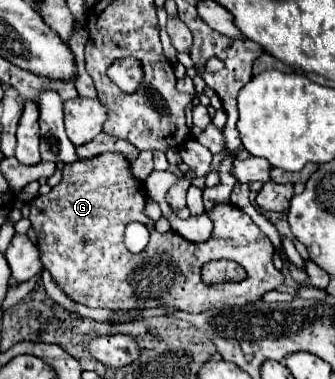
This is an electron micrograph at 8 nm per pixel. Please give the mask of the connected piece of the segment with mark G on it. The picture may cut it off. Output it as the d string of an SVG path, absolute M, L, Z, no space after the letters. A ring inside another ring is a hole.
M100 153L92 159L82 159L68 163L62 171L62 181L52 187L48 195L38 195L30 205L30 223L36 233L36 243L40 249L40 261L58 287L76 303L86 307L104 307L104 309L134 309L134 307L172 307L188 313L200 313L212 307L224 305L250 305L260 301L268 291L282 289L284 275L274 267L274 247L270 239L258 229L258 225L232 203L218 203L206 215L214 223L214 231L208 241L192 243L180 237L174 231L158 233L154 219L144 213L146 191L144 183L136 179L130 171L130 161L122 153ZM130 221L142 221L150 227L150 243L138 255L132 255L124 245L124 227ZM212 259L230 259L242 265L248 277L240 283L222 283L206 287L200 279L200 267Z

